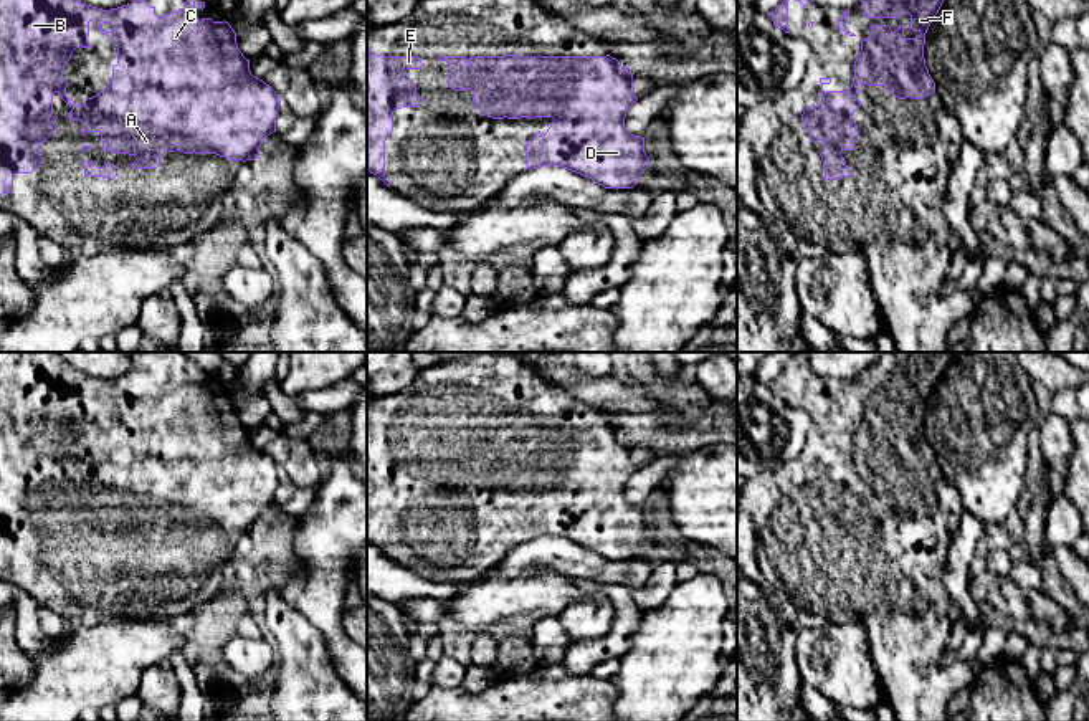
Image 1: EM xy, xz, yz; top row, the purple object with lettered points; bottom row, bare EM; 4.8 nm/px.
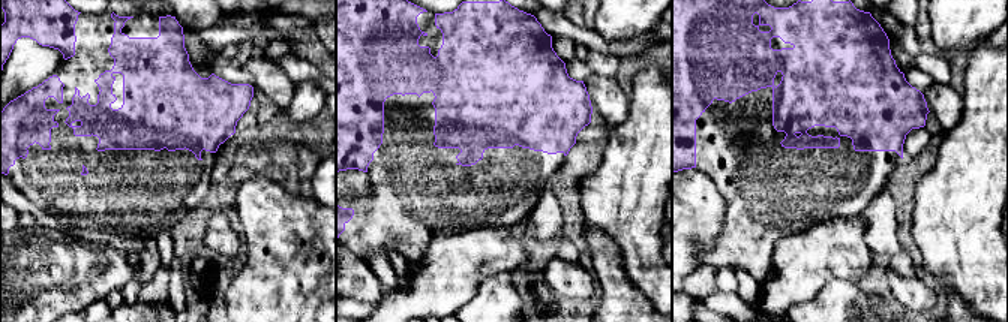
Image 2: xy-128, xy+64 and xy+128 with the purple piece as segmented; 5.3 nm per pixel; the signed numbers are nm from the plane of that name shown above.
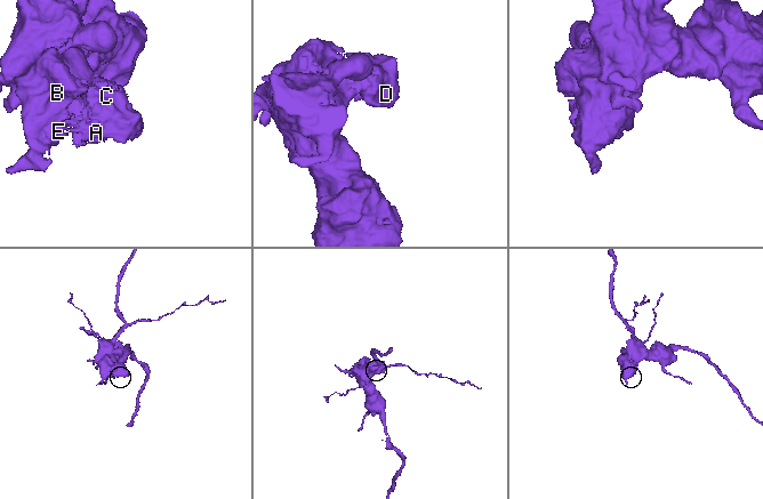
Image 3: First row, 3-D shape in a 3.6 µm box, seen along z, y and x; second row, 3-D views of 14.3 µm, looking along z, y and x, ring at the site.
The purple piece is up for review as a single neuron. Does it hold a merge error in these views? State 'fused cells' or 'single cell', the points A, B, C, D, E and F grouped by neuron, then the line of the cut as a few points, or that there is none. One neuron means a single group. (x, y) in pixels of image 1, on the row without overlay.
single cell; groups A B C D E F; cut none

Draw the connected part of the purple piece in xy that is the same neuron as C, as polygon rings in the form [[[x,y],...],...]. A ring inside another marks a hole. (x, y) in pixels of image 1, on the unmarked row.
[[[0,352],[0,566],[13,562],[15,544],[31,544],[43,528],[40,516],[53,506],[53,465],[58,463],[73,480],[68,488],[81,491],[81,504],[99,503],[102,521],[129,524],[139,539],[157,539],[165,523],[216,524],[231,531],[256,531],[263,511],[276,503],[276,488],[281,470],[276,461],[250,442],[250,430],[236,413],[236,403],[228,392],[193,390],[195,370],[188,369],[183,379],[165,387],[155,385],[145,369],[134,369],[131,375],[102,380],[81,374],[59,352]],[[89,394],[94,394],[117,417],[117,433],[112,437],[112,451],[104,461],[76,475],[66,466],[69,453],[63,442],[76,418],[93,418],[88,412]]]

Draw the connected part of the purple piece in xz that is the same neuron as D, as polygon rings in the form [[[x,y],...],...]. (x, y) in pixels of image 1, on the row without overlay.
[[[440,427],[451,437],[448,455],[469,460],[483,486],[492,489],[552,488],[545,504],[525,514],[529,541],[557,536],[592,549],[605,559],[633,559],[648,539],[644,508],[625,498],[628,480],[638,471],[630,438],[606,427]]]

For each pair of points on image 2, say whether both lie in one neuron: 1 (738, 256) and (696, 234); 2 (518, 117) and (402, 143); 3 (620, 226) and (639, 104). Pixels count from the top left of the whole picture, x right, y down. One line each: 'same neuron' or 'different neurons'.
1: different neurons
2: same neuron
3: same neuron

